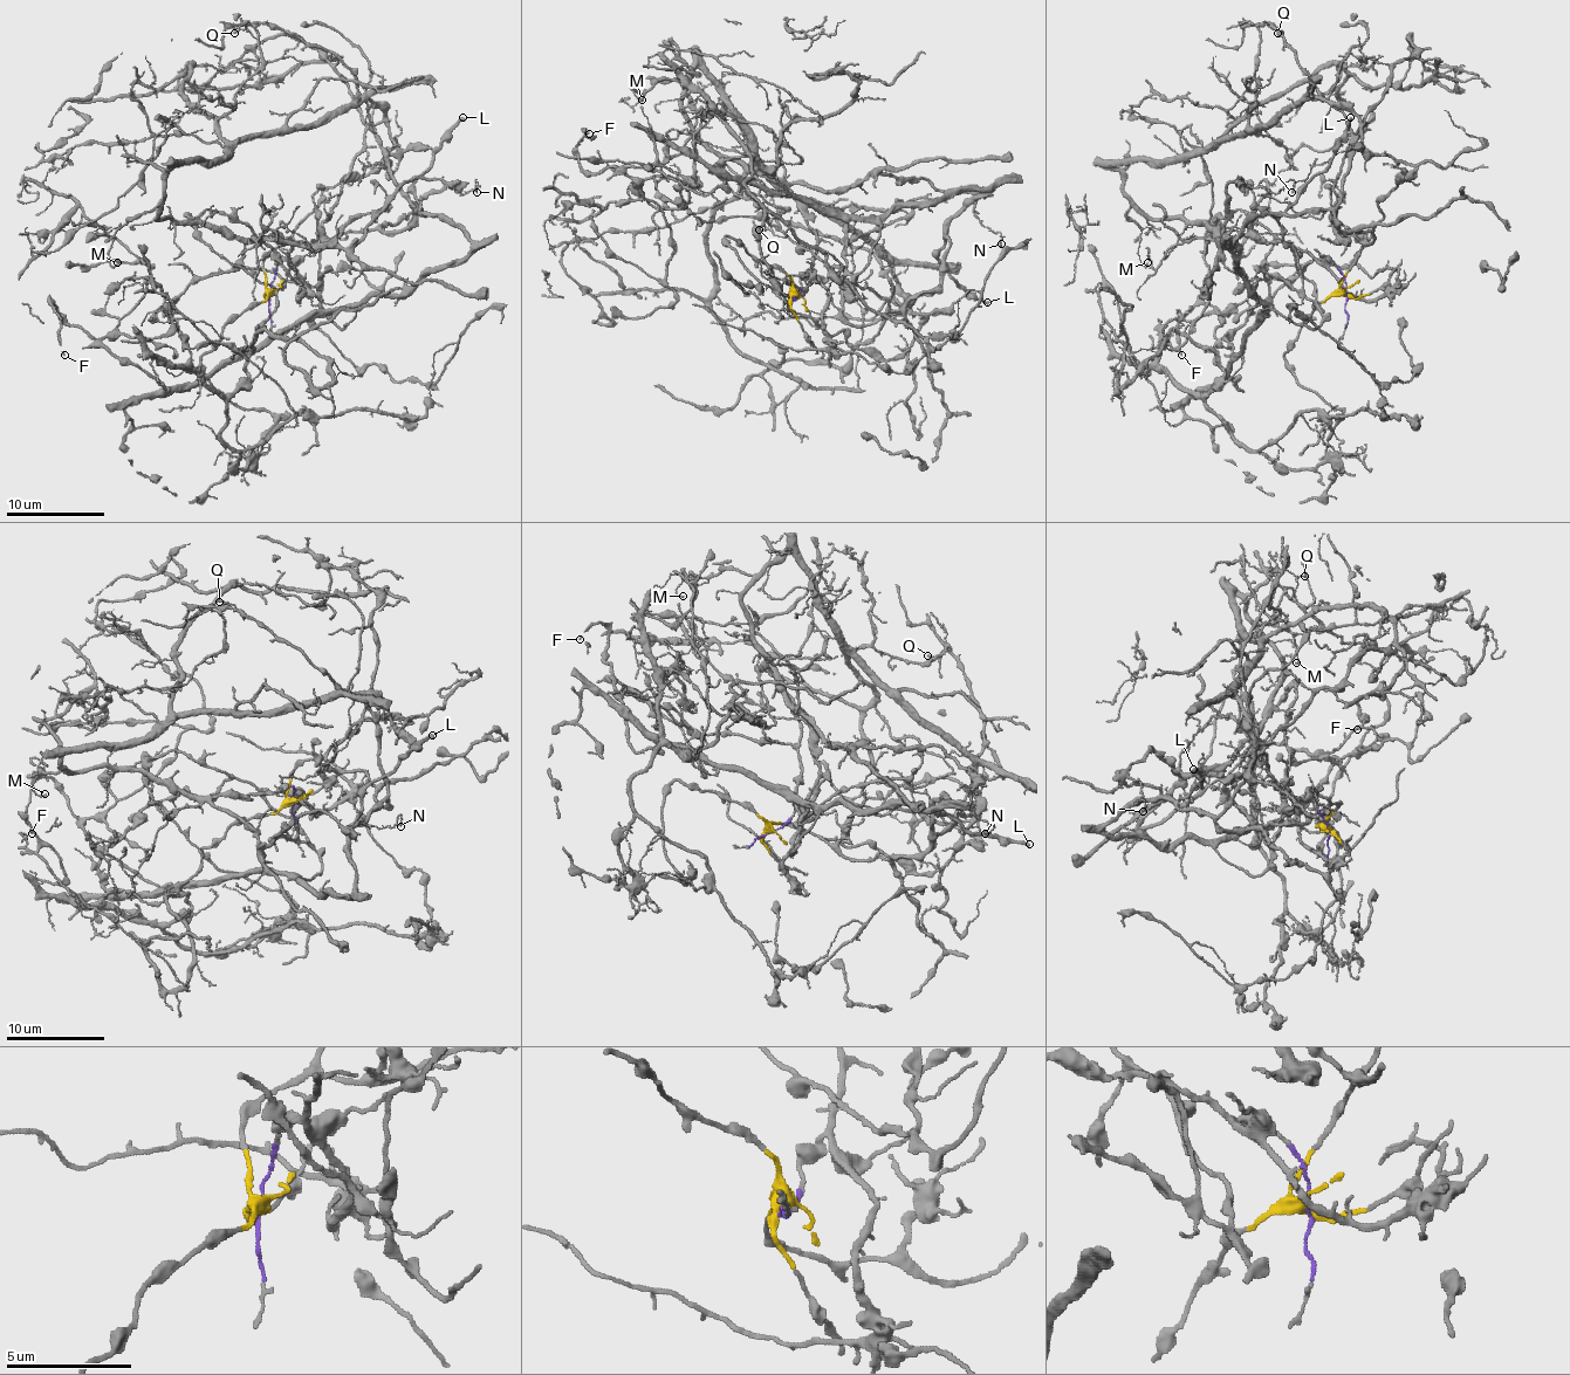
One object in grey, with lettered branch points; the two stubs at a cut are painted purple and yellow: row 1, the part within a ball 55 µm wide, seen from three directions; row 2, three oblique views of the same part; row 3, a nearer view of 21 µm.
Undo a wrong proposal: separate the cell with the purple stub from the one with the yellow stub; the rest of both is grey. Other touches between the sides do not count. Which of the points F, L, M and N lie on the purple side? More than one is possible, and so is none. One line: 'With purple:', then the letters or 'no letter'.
With purple: M, N

